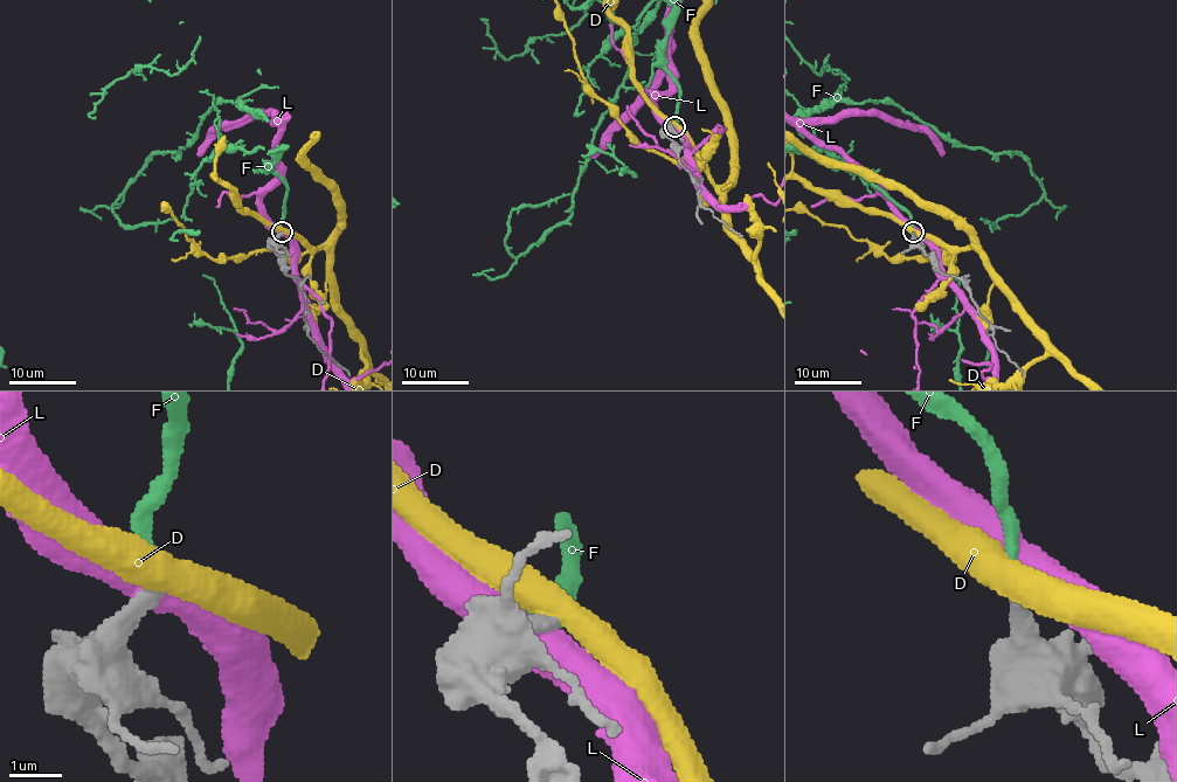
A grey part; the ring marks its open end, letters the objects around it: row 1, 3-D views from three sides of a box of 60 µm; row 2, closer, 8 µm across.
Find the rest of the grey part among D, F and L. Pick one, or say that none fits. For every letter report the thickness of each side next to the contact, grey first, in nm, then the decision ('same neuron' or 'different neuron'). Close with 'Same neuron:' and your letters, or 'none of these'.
D: 320/500 nm | different neuron
F: 320/220 nm | same neuron
L: 360/500 nm | different neuron
Same neuron: F

